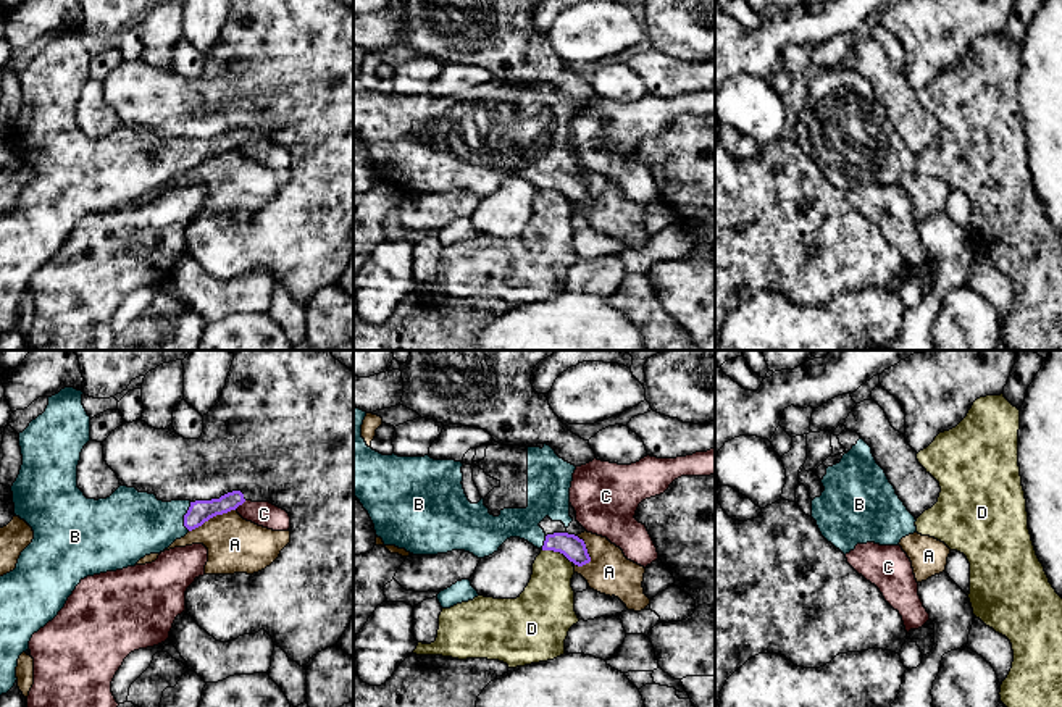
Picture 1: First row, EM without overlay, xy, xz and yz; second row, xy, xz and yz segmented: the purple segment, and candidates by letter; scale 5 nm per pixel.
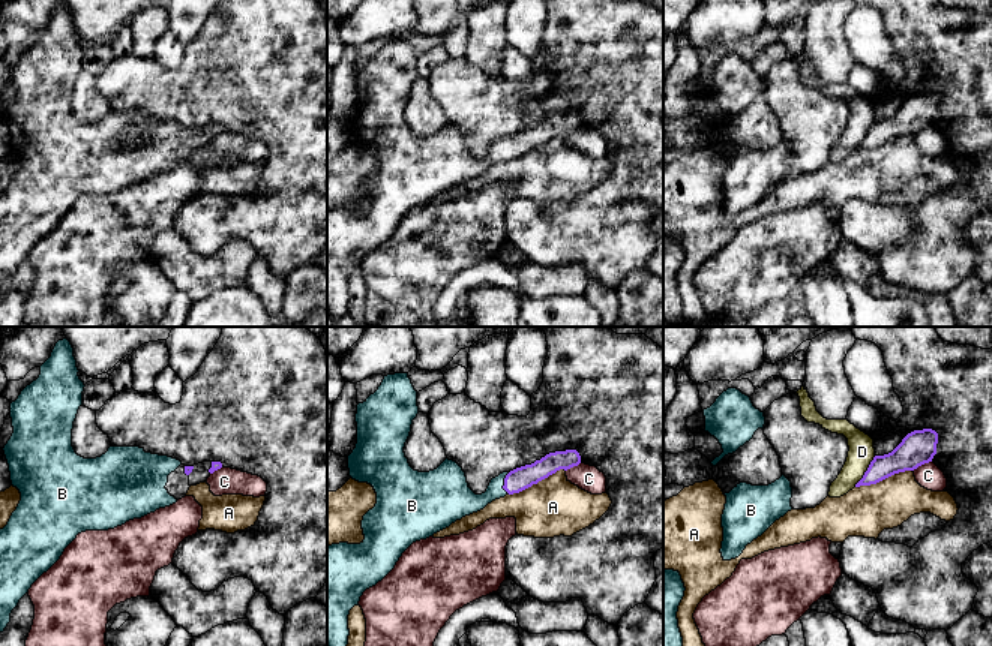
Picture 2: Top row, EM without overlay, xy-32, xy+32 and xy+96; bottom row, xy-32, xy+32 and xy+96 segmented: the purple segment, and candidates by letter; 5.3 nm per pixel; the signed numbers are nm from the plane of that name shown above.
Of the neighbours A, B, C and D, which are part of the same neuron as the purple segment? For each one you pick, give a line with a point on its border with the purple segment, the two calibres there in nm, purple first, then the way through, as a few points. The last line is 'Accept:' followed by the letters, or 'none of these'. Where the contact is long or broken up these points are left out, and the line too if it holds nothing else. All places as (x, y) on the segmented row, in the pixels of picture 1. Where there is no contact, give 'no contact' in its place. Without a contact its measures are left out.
B: xy (184, 517) | 120/320 nm | across xy (199, 512), (184, 517), (162, 523), (136, 523)
Accept: B

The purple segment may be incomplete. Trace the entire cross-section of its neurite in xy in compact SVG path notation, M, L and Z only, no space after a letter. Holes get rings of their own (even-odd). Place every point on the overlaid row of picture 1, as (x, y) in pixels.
M65 387L48 397L42 415L19 433L23 465L11 486L15 515L34 531L32 542L21 552L16 568L0 576L0 696L16 683L18 659L29 649L34 633L52 621L65 607L76 586L87 576L134 567L150 554L160 554L176 539L202 526L216 515L236 510L245 502L240 491L232 491L211 500L158 500L155 494L139 492L136 487L119 486L107 499L87 499L77 487L77 465L84 446L90 441L90 416L82 405L82 391Z

